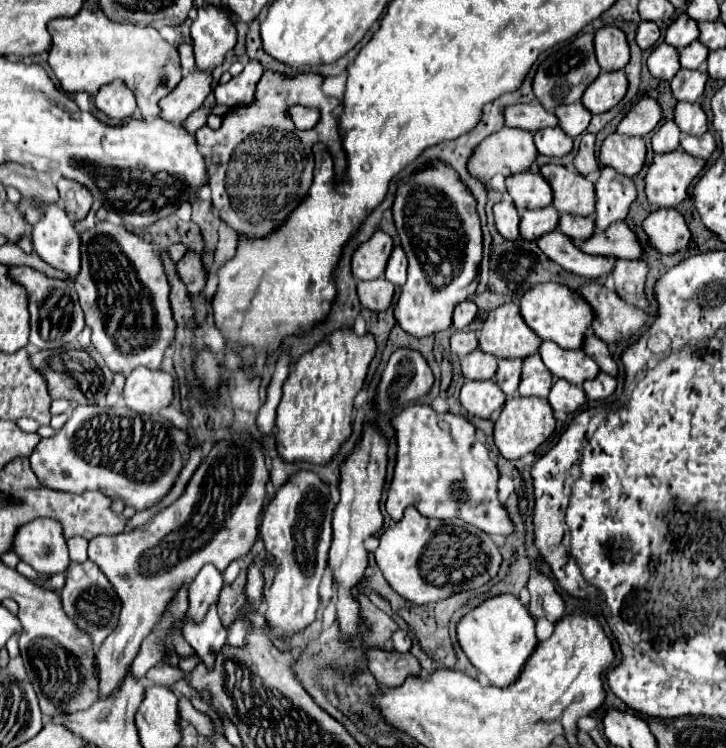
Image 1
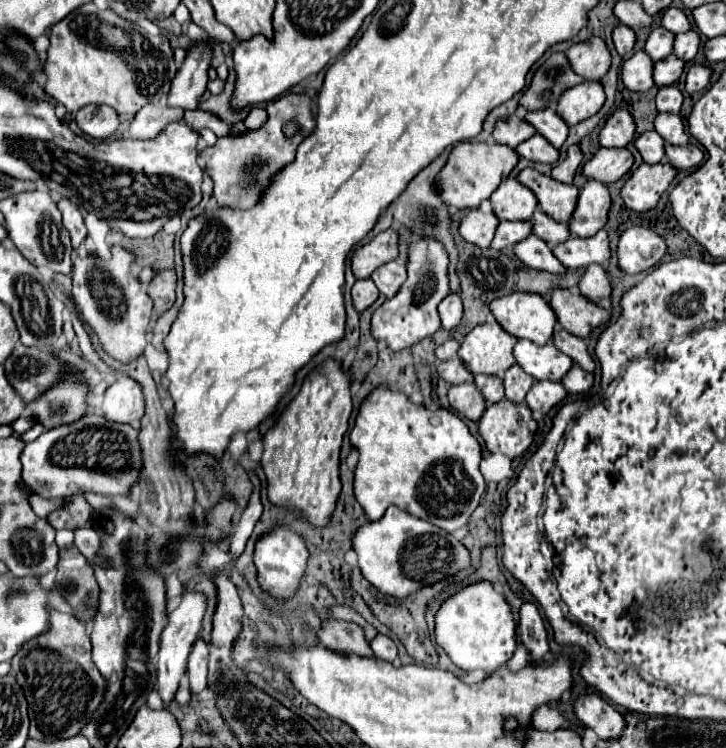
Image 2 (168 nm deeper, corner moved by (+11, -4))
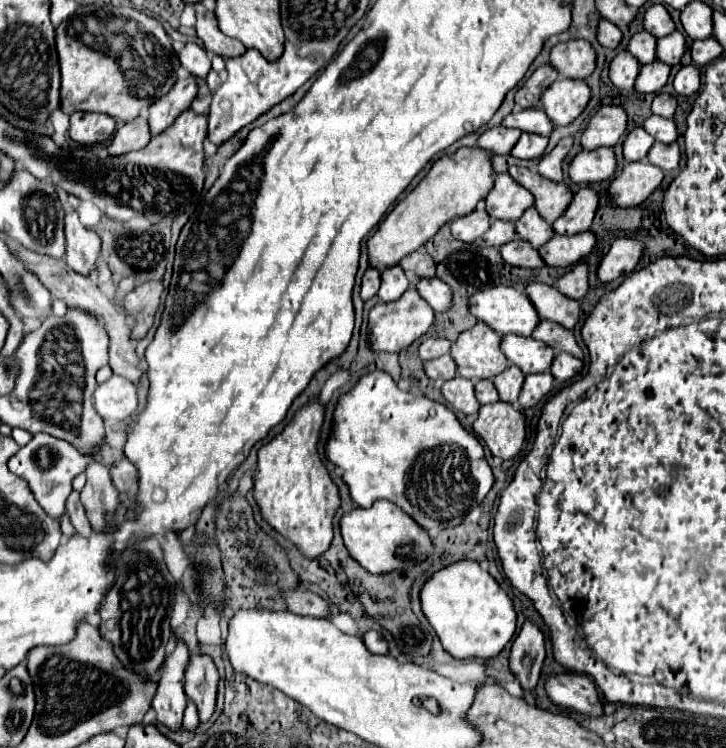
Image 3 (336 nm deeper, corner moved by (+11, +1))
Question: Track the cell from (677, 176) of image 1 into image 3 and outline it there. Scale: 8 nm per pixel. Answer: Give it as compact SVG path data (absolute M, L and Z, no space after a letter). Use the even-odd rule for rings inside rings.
M627 162L621 174L611 182L609 194L621 208L639 206L653 194L663 176L665 174L661 172L661 168L649 162Z

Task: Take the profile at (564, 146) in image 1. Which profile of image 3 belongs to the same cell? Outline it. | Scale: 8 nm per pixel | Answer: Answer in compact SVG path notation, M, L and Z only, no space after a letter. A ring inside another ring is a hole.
M521 134L519 142L515 144L515 148L511 150L511 156L521 158L521 160L535 160L541 158L545 148L547 148L549 138L545 136L537 136L537 134Z

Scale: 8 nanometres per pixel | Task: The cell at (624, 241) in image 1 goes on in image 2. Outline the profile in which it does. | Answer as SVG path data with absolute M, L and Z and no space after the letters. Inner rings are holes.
M601 229L593 237L579 239L579 237L569 237L567 241L559 243L553 247L553 255L567 267L567 269L577 269L577 267L587 267L591 263L607 263L611 257L609 249L609 237L607 231Z

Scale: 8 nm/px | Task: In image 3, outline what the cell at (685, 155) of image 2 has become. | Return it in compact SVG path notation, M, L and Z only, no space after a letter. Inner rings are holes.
M655 142L653 148L649 150L647 154L647 160L655 166L659 166L661 170L665 172L671 172L671 170L677 170L679 168L679 162L681 162L681 152L679 152L679 144L673 142L673 144L659 144Z

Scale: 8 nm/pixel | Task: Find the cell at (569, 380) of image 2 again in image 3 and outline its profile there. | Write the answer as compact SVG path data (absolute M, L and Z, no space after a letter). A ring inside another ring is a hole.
M557 352L555 360L553 360L553 366L551 366L551 374L559 382L575 378L581 370L583 370L583 362L579 358L575 358L575 356L569 356L567 352Z

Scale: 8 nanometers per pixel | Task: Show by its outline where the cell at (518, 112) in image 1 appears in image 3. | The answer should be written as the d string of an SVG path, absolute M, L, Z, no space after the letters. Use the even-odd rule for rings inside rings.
M495 126L495 128L489 128L487 132L481 134L477 146L479 148L485 148L493 154L509 154L511 148L517 144L521 136L521 130L517 128L505 128L505 126Z

